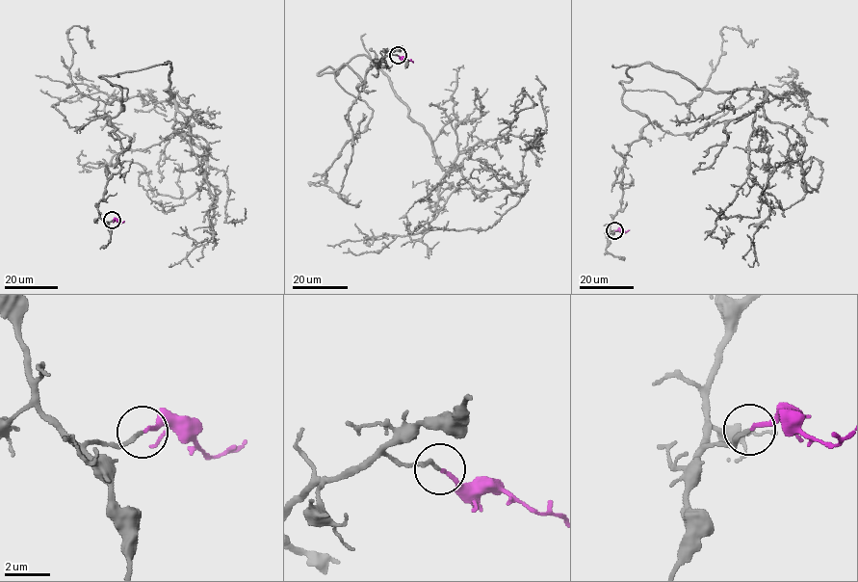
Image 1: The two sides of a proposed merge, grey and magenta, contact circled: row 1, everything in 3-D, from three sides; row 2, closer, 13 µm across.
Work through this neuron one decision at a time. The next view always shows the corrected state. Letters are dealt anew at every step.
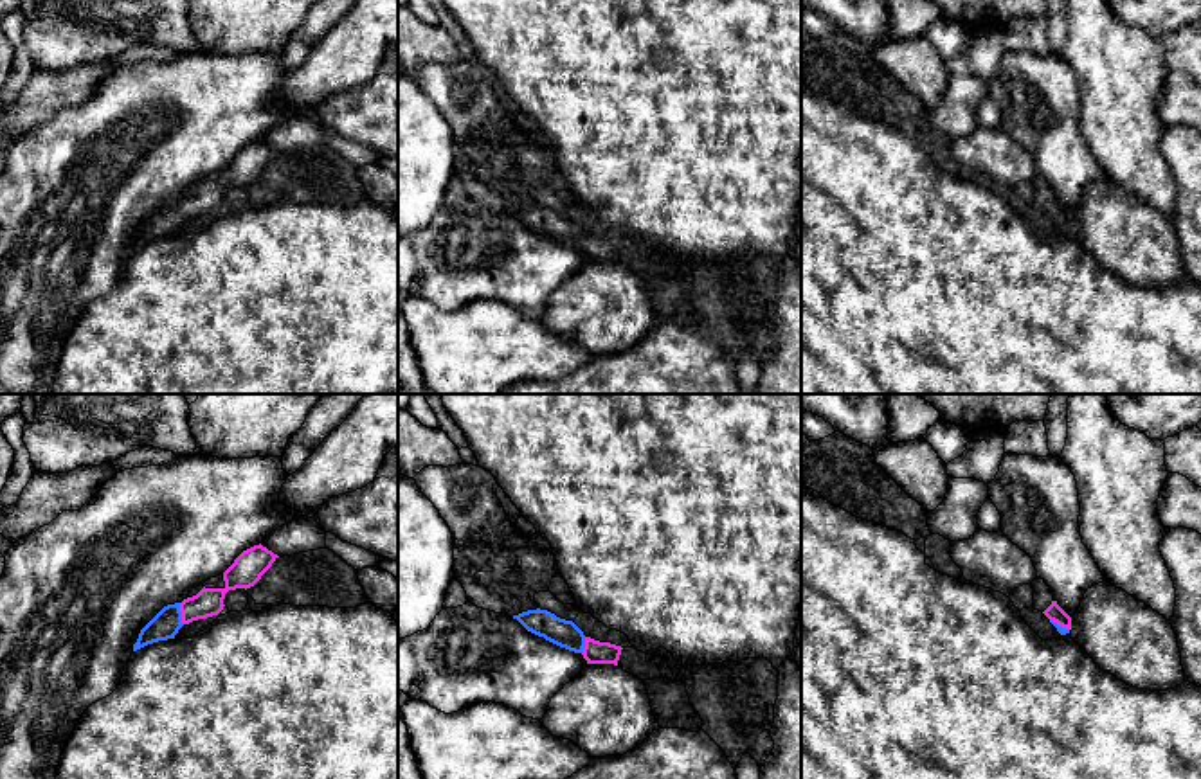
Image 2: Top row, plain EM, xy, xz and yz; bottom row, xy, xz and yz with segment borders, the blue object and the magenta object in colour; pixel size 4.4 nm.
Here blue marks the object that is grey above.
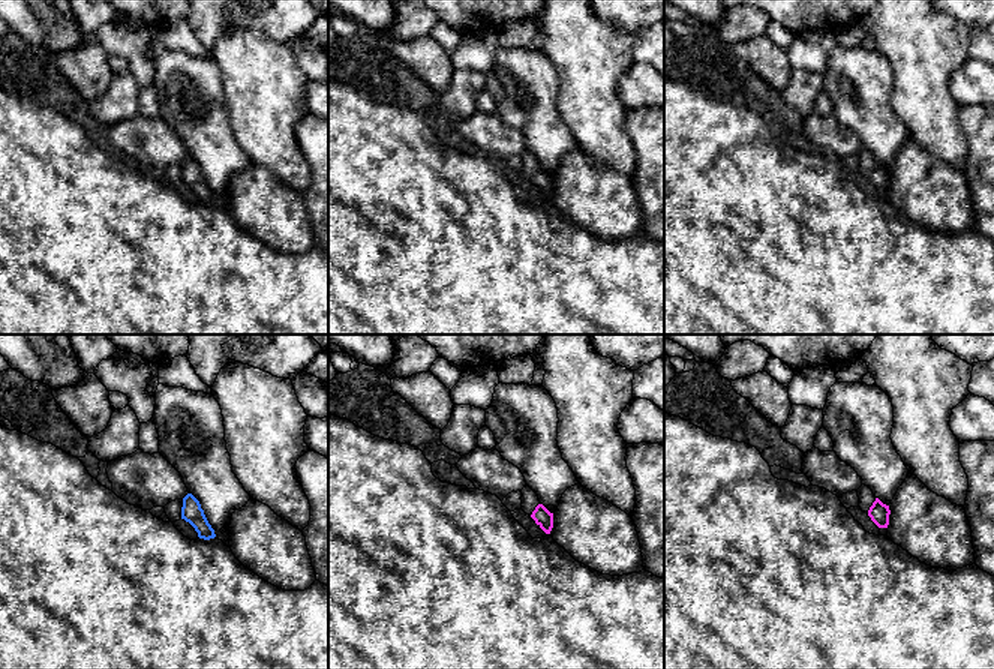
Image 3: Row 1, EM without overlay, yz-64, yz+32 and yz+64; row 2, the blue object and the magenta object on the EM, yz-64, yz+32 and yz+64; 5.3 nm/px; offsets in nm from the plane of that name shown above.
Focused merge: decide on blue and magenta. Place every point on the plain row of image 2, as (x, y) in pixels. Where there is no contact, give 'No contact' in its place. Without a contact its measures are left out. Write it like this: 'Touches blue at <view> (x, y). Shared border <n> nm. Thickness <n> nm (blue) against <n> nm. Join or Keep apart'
Touches blue at xy (180, 211). Shared border 100 nm. Thickness 120 nm (blue) against 130 nm. Join

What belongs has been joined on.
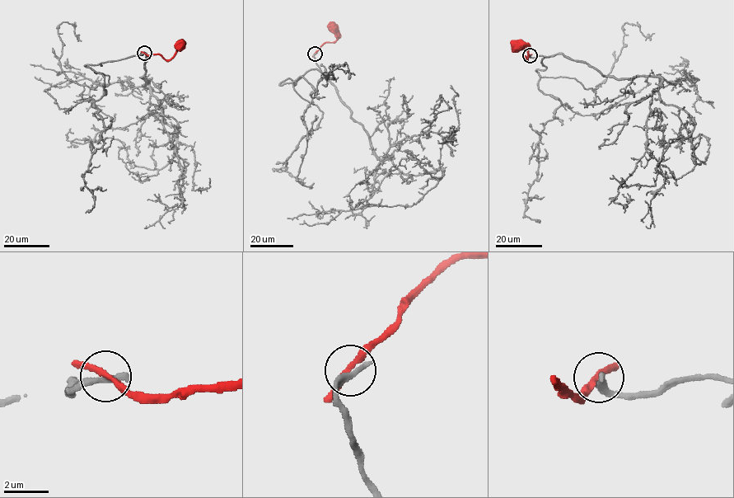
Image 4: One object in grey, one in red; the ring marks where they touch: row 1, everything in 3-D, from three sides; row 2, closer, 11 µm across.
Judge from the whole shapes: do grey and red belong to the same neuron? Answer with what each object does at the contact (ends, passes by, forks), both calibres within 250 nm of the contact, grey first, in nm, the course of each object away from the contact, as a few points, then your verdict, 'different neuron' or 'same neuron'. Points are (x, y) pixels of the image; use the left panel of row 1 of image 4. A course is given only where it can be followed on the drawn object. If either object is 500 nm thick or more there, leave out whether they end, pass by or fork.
grey ends | red passes by | 360/240 nm | grey via (144, 53), (147, 109), (177, 134), (169, 162), (161, 169), (133, 167), (117, 139), (67, 140), (73, 133) | red via (144, 53), (158, 54), (168, 60), (177, 49), (181, 49), (179, 45) | different neuron

